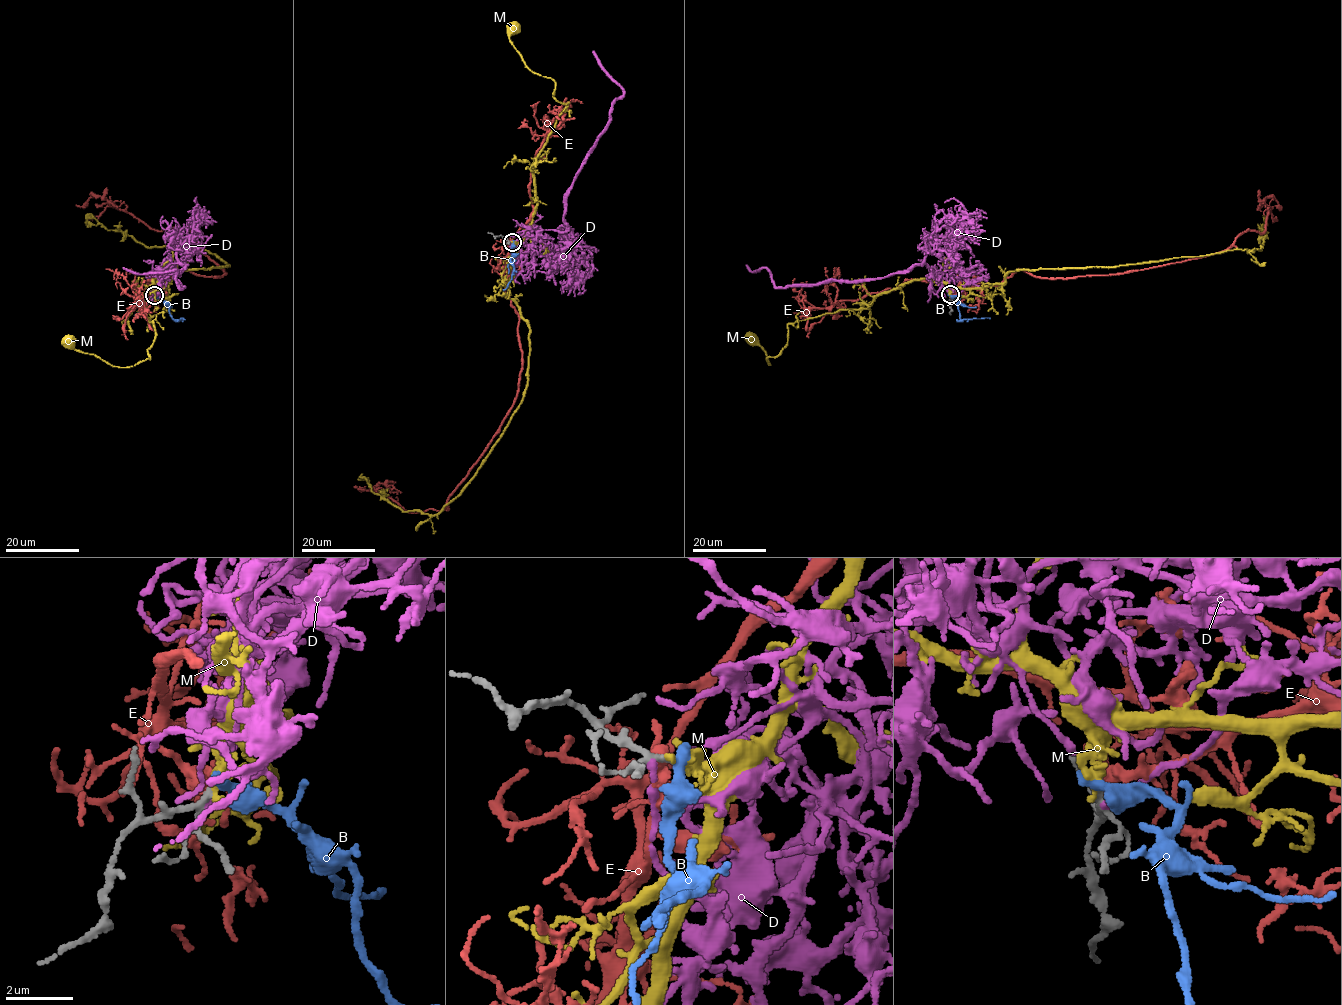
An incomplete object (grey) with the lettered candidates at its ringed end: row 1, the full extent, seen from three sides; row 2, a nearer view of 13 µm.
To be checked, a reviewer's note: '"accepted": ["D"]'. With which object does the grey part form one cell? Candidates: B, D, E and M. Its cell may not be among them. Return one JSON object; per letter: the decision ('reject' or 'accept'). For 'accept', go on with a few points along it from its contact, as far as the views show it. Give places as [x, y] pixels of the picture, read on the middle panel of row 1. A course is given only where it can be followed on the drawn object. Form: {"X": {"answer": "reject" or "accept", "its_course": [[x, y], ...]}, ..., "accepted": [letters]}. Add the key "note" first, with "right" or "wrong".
{"note": "wrong", "B": {"answer": "reject"}, "D": {"answer": "reject"}, "E": {"answer": "reject"}, "M": {"answer": "accept", "its_course": [[512, 242], [507, 296], [529, 328], [527, 385], [486, 460], [433, 515], [401, 511], [357, 479]]}, "accepted": ["M"]}

